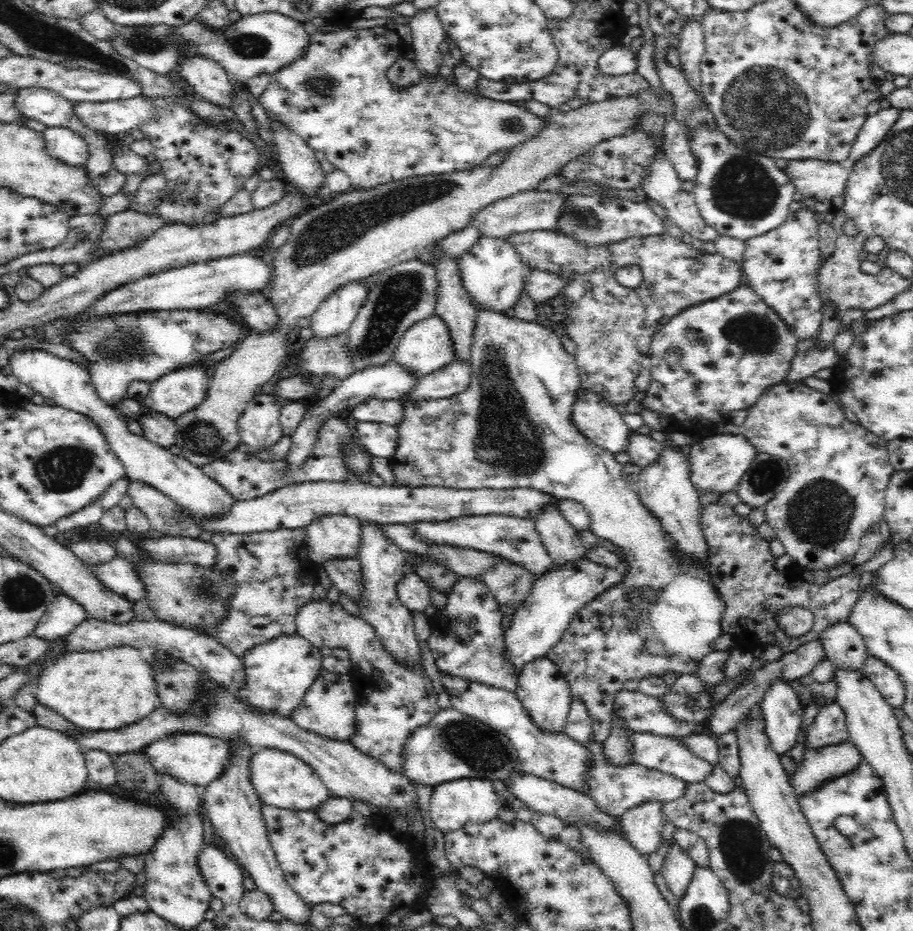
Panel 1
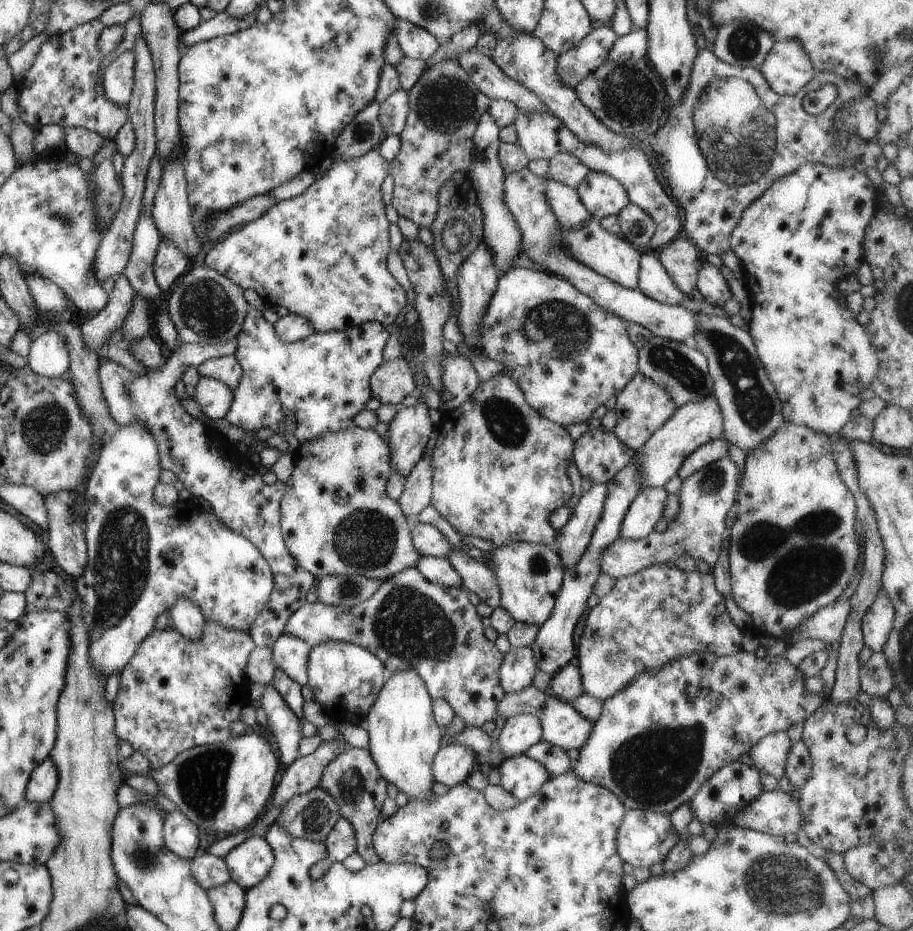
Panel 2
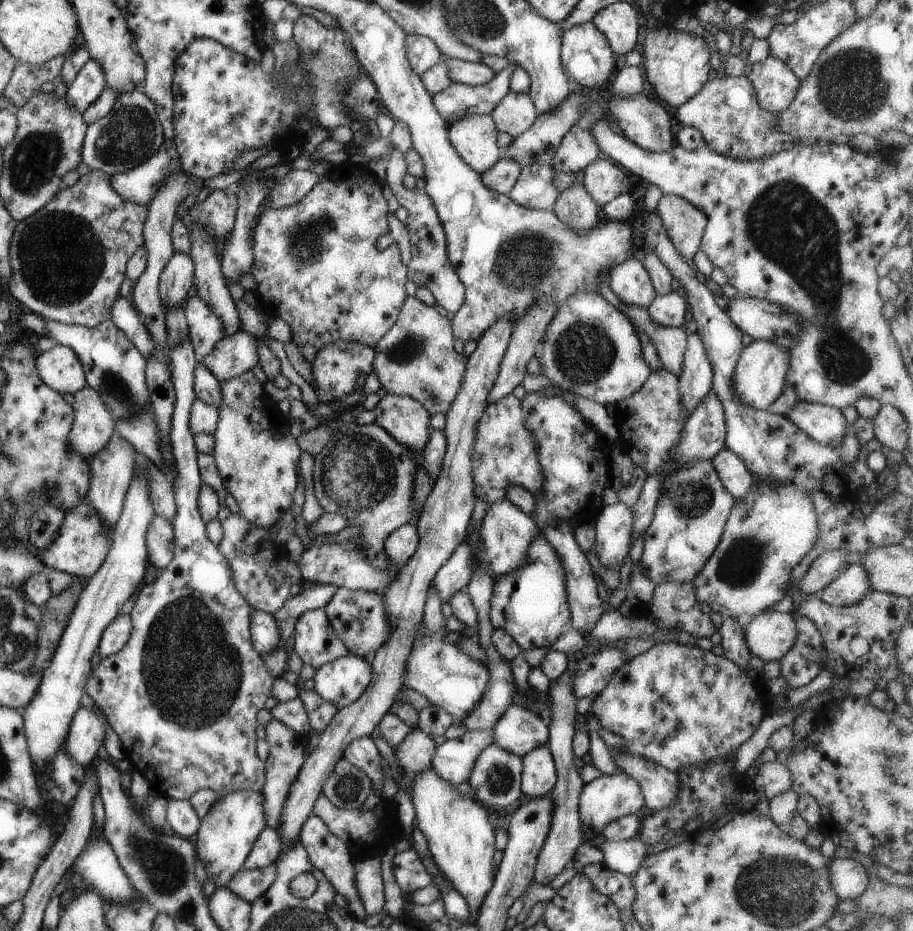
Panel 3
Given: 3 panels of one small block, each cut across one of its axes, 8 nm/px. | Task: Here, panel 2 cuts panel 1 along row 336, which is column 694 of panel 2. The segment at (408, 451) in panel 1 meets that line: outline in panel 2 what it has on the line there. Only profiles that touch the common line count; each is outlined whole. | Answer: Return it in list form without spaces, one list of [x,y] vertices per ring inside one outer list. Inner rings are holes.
[[[724,456],[681,481],[678,493],[678,513],[667,522],[663,532],[655,530],[638,539],[621,537],[603,549],[600,572],[611,578],[635,574],[643,567],[655,563],[669,563],[677,556],[690,556],[694,561],[703,560],[711,566],[717,560],[725,534],[725,515],[735,504],[739,472],[737,466]]]

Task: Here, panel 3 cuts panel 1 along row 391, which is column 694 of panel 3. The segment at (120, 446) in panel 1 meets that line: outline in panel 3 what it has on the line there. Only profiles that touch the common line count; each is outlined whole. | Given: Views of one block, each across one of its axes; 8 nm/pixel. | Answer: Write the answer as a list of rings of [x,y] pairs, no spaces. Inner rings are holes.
[[[666,22],[657,28],[646,28],[643,33],[638,50],[643,55],[643,67],[651,88],[665,104],[681,106],[708,82],[707,75],[711,69],[709,46],[704,38],[673,29]]]

